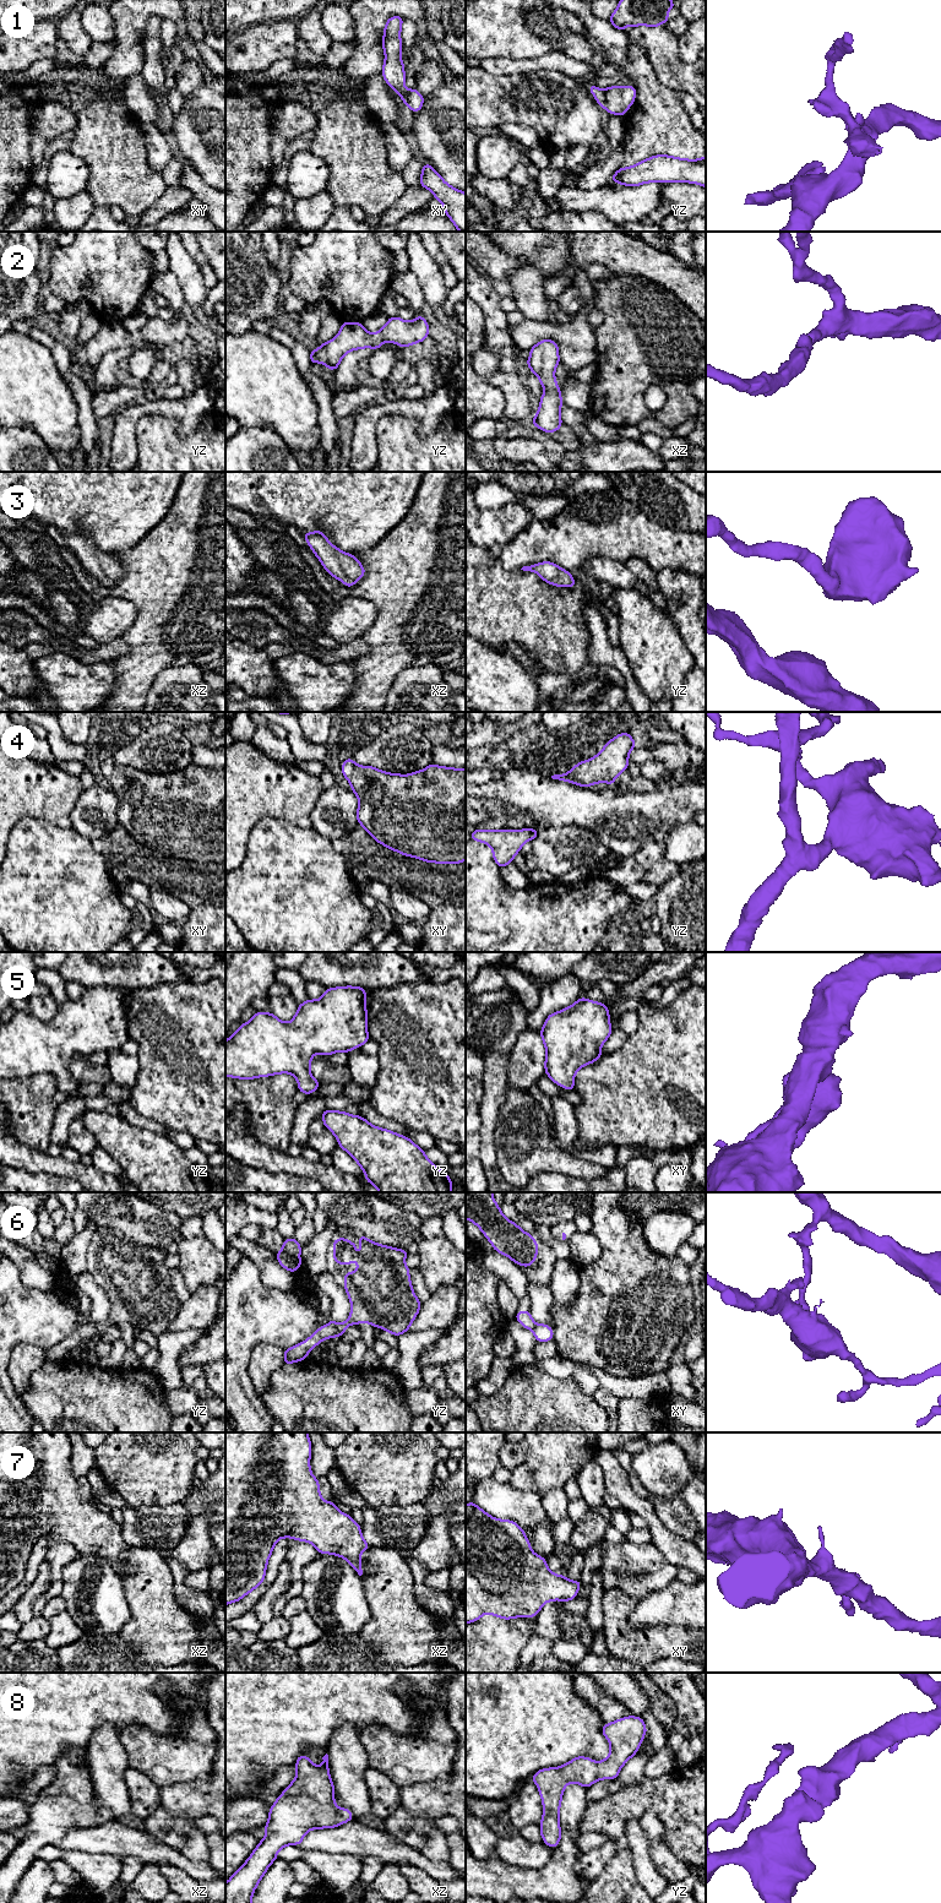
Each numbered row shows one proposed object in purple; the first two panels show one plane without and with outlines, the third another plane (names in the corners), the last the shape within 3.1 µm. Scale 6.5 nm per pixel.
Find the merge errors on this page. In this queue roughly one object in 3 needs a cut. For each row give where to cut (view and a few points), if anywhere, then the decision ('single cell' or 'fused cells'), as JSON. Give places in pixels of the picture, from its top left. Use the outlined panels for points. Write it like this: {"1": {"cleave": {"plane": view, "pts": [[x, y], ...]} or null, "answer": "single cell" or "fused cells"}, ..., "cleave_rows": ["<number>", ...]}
{"1": {"cleave": {"plane": "yz", "pts": [[603, 90], [605, 108]]}, "answer": "fused cells"}, "2": {"cleave": null, "answer": "single cell"}, "3": {"cleave": null, "answer": "single cell"}, "4": {"cleave": null, "answer": "single cell"}, "5": {"cleave": null, "answer": "single cell"}, "6": {"cleave": {"plane": "yz", "pts": [[330, 1322], [343, 1332]]}, "answer": "fused cells"}, "7": {"cleave": null, "answer": "single cell"}, "8": {"cleave": null, "answer": "single cell"}, "cleave_rows": ["1", "6"]}

